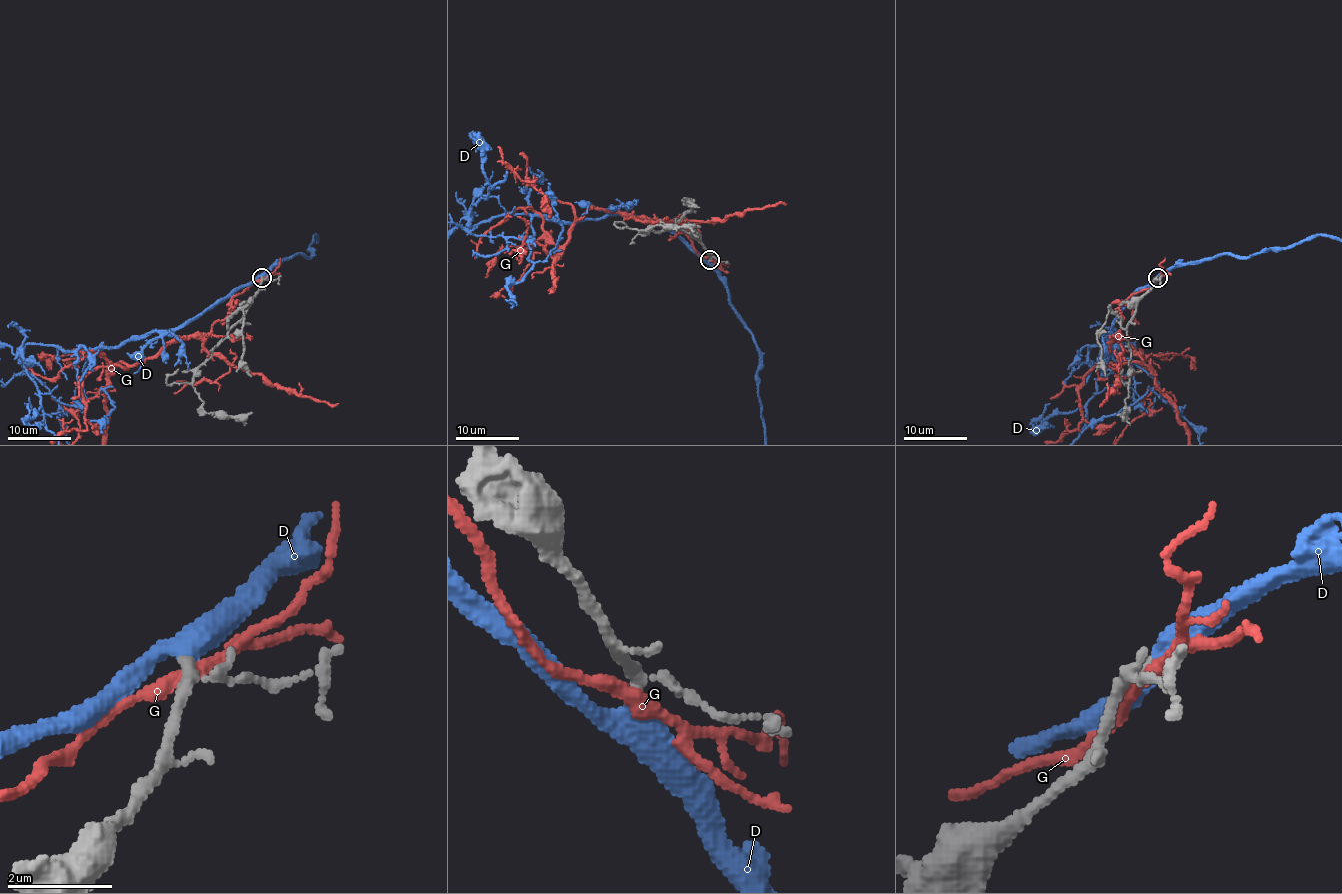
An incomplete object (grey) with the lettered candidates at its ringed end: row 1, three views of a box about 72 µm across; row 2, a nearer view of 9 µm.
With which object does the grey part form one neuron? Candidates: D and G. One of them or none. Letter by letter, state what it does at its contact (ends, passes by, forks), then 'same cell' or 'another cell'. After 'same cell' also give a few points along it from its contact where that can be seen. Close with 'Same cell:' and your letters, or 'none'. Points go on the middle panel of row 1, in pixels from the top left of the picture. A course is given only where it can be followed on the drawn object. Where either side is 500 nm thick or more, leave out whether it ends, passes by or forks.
D: it passes by | same cell
G: it passes by | another cell
Same cell: D

